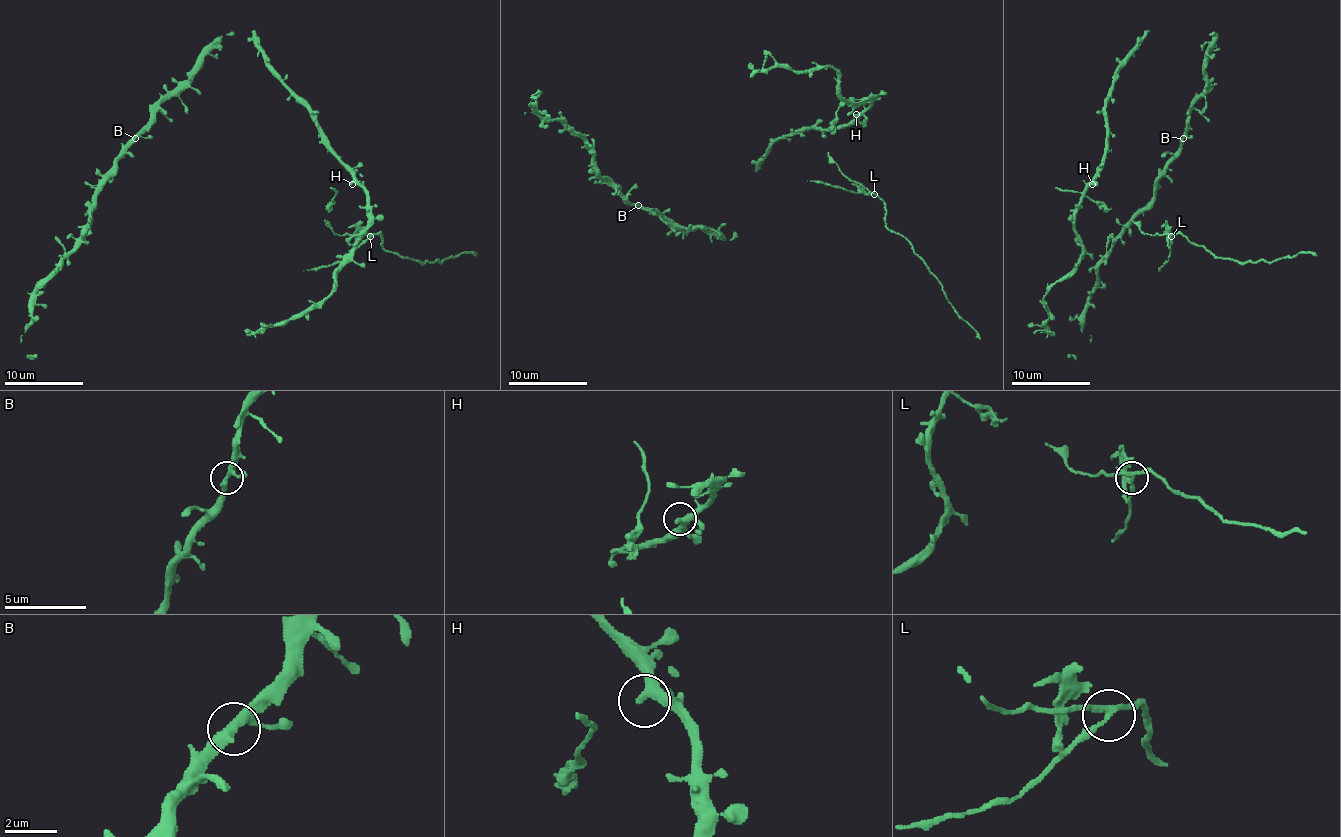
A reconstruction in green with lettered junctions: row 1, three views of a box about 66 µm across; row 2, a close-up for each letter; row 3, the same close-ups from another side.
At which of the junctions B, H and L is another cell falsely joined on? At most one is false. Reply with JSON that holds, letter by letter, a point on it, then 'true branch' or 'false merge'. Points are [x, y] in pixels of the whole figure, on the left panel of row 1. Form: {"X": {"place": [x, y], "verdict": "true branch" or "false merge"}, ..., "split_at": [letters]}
{"B": {"place": [135, 138], "verdict": "true branch"}, "H": {"place": [352, 184], "verdict": "true branch"}, "L": {"place": [370, 236], "verdict": "false merge"}, "split_at": ["L"]}

